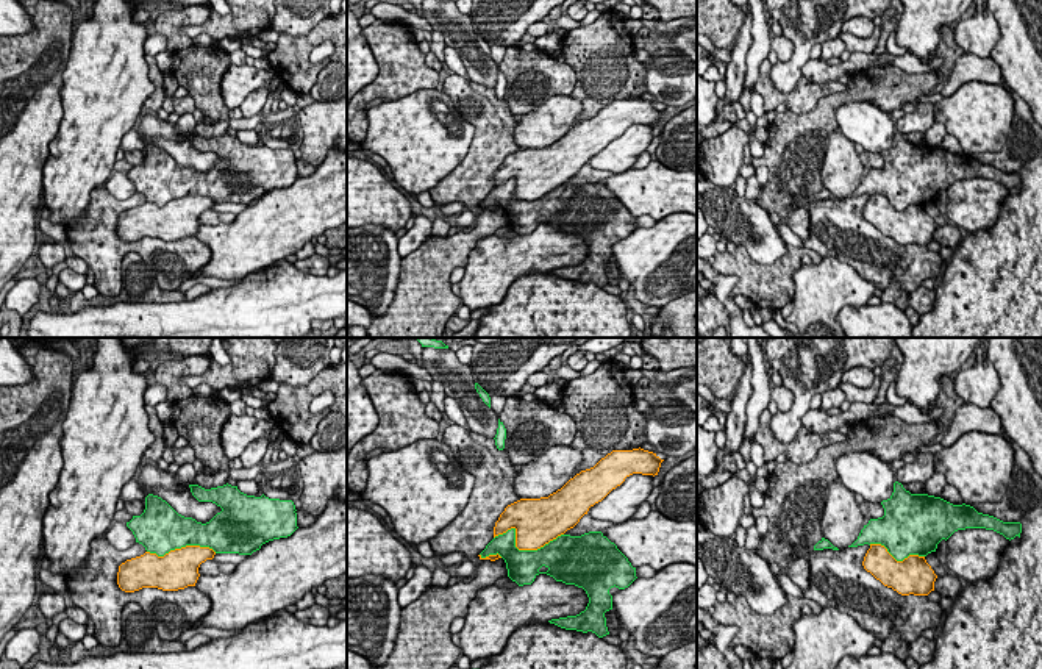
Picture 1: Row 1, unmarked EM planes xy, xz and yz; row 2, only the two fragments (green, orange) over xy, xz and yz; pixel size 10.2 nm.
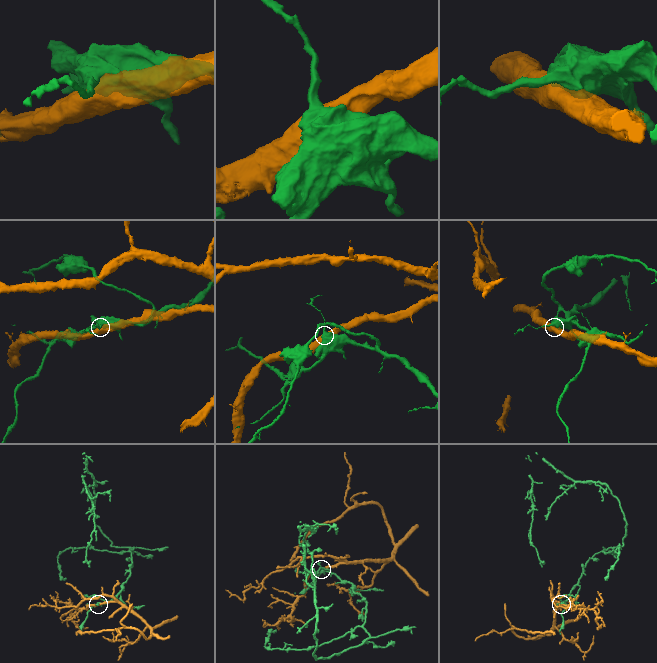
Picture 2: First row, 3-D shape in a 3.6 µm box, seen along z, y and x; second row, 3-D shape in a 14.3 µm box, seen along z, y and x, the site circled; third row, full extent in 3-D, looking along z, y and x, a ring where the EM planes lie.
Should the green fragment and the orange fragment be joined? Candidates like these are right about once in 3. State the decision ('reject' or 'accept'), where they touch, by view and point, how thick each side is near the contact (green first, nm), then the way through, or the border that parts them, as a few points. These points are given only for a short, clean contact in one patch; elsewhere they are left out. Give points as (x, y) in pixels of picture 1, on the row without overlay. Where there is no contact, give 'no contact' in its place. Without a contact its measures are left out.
reject | xz (520, 200) | 320/380 nm

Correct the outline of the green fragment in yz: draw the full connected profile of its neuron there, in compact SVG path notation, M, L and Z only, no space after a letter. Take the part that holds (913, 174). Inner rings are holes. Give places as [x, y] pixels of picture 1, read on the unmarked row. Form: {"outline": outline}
{"outline": "M898 131L881 155L884 166L870 169L848 197L881 194L897 211L903 211L909 205L926 206L936 202L937 194L958 180L994 180L1009 191L1022 183L1020 172L1003 172L965 153L953 155L940 147L911 144Z"}

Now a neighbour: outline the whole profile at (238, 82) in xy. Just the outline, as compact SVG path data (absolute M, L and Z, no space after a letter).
M230 64L220 81L223 103L228 109L239 108L250 92L261 88L269 91L273 77L272 69Z

